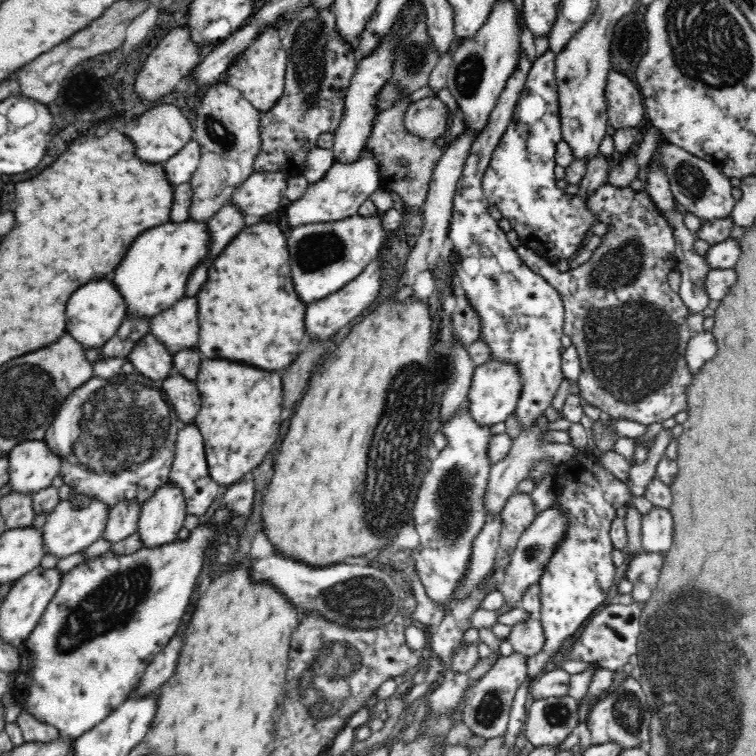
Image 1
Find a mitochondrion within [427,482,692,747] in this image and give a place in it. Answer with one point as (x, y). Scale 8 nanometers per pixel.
(628, 711)

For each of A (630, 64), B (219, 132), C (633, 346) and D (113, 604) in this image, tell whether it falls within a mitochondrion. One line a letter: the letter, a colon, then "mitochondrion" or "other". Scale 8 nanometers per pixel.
A: other
B: mitochondrion
C: mitochondrion
D: mitochondrion

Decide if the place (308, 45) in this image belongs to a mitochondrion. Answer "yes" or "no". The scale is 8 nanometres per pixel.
yes

